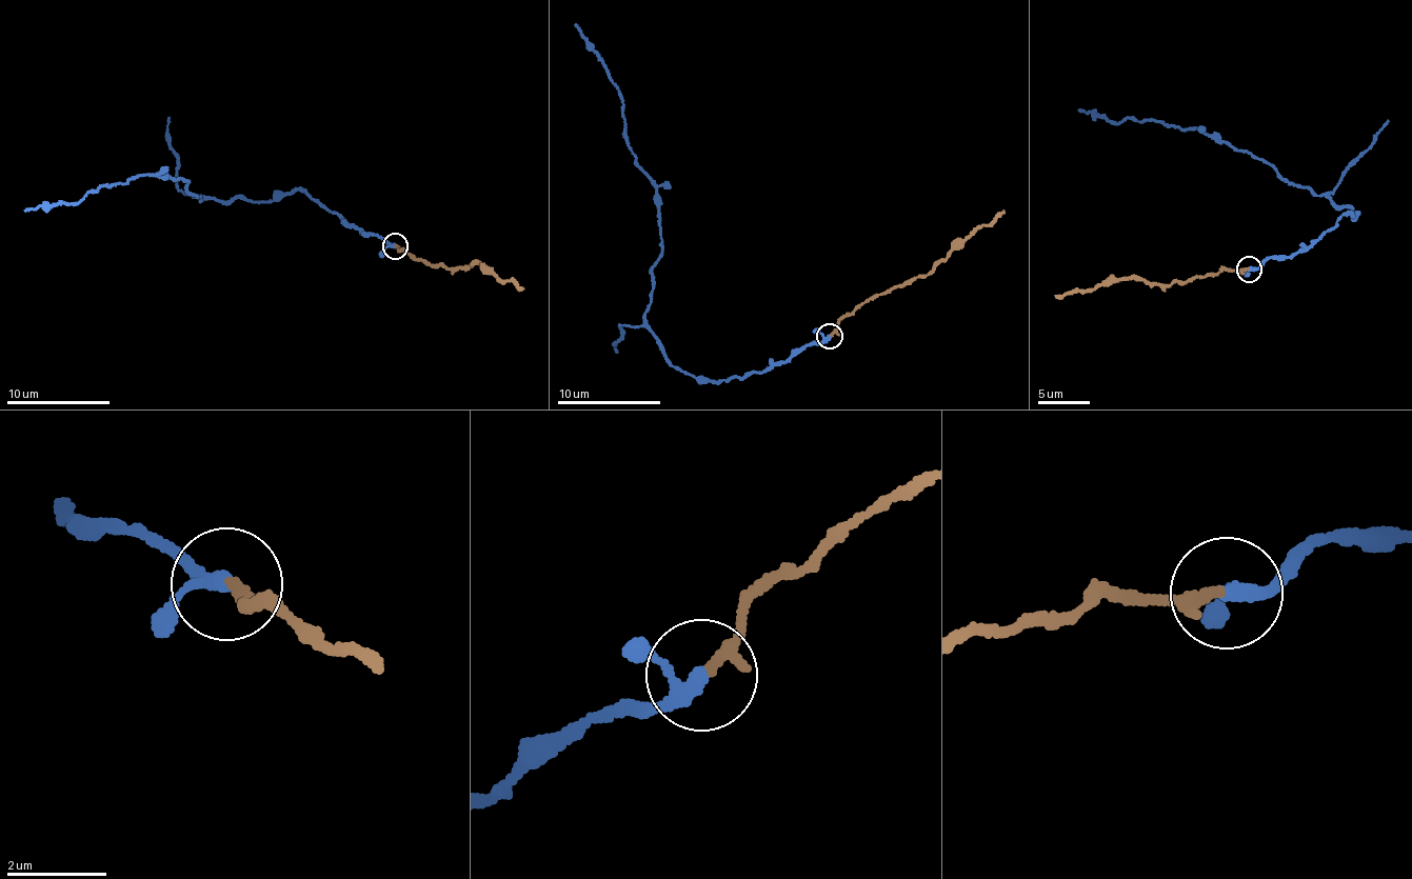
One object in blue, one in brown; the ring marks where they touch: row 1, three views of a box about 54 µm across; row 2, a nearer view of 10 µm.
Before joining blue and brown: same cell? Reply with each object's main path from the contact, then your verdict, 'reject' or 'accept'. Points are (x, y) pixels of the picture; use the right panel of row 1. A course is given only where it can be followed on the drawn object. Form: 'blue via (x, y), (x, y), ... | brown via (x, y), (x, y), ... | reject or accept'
blue via (1248, 268), (1304, 250), (1350, 218), (1354, 212), (1289, 184), (1270, 165), (1200, 132), (1079, 111) | brown via (1248, 268), (1198, 276), (1160, 287), (1136, 279), (1098, 283), (1092, 290), (1056, 298) | reject

